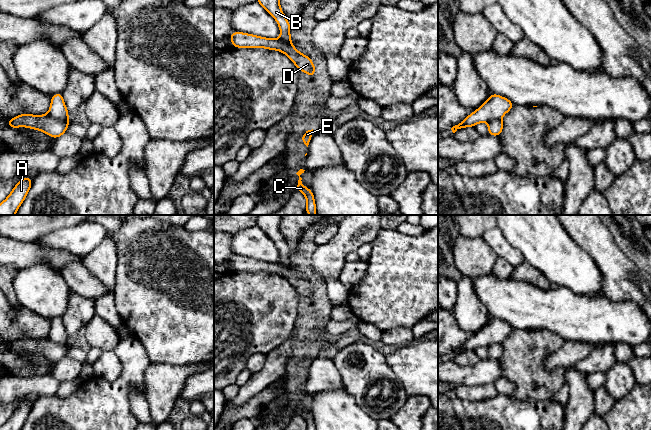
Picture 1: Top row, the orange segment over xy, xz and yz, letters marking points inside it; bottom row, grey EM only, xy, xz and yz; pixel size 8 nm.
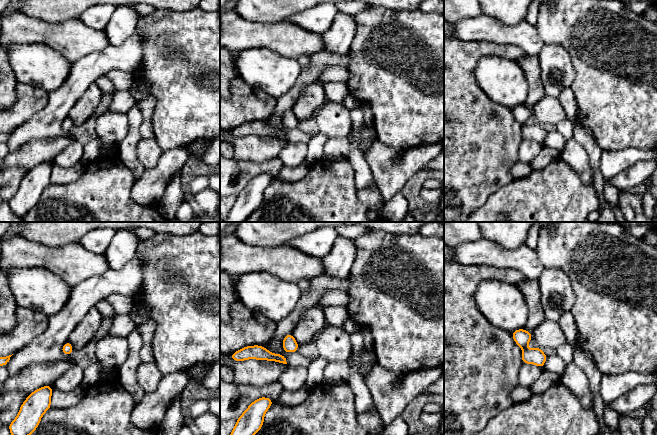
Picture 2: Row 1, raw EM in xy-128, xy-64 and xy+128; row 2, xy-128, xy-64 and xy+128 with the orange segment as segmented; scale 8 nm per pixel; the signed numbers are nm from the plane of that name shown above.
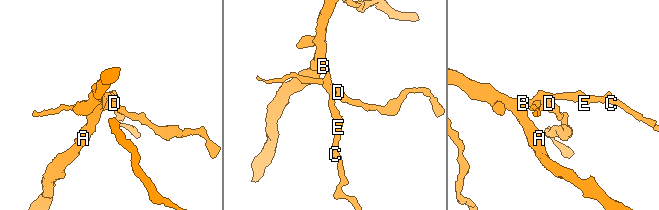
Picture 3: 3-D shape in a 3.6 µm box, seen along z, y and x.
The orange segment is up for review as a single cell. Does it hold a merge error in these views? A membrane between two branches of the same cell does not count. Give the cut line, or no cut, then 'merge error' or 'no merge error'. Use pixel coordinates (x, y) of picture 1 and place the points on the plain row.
no cut; no merge error

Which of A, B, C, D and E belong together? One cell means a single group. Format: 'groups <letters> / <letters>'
groups A B C D E

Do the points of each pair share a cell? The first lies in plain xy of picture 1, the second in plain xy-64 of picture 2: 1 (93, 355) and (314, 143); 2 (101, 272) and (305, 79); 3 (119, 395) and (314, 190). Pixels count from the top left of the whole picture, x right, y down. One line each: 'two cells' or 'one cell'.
1: one cell
2: two cells
3: one cell

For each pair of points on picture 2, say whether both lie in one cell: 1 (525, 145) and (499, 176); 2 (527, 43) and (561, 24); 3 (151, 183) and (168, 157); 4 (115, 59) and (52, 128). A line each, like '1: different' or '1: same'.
1: different
2: different
3: same
4: same

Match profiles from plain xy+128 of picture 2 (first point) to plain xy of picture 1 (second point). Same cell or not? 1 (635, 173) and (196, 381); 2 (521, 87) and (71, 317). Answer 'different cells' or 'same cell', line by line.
1: same cell
2: different cells

